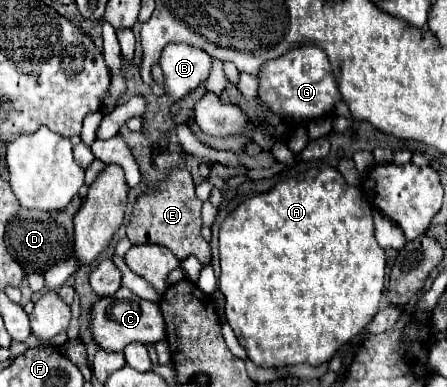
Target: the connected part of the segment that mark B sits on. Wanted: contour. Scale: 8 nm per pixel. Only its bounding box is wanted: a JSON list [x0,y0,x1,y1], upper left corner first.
[160,43,210,99]

